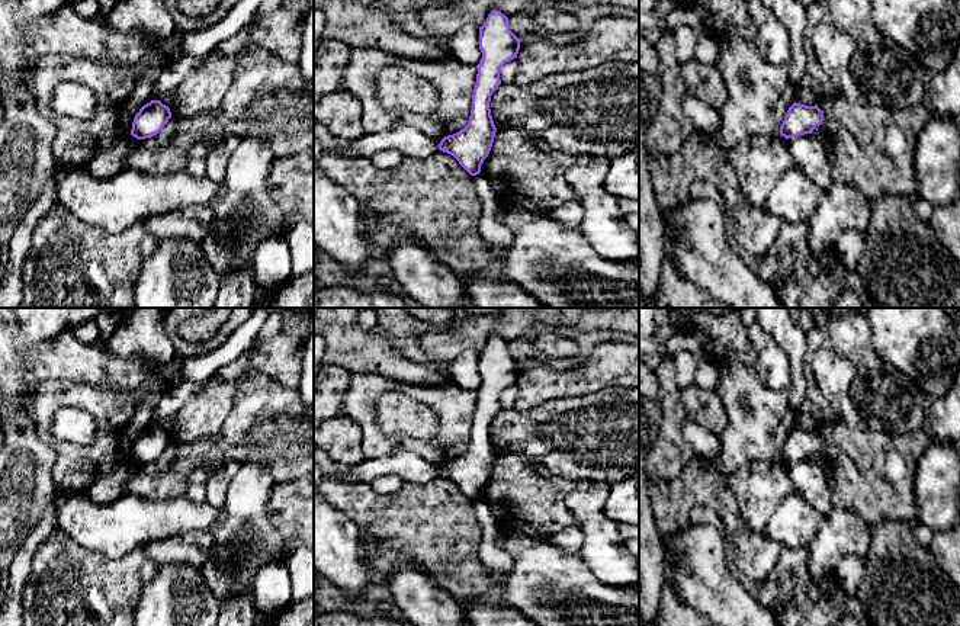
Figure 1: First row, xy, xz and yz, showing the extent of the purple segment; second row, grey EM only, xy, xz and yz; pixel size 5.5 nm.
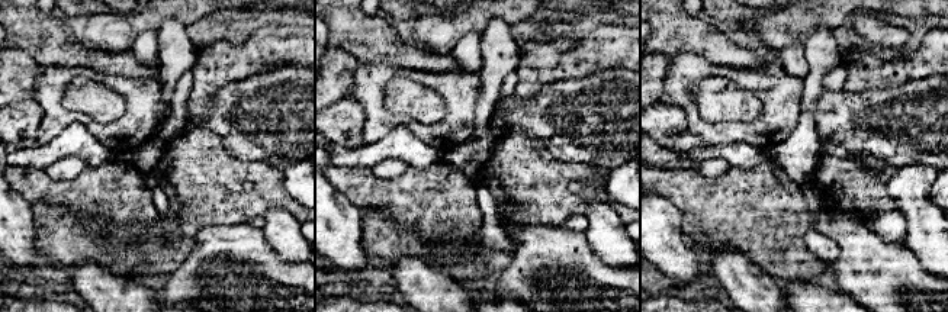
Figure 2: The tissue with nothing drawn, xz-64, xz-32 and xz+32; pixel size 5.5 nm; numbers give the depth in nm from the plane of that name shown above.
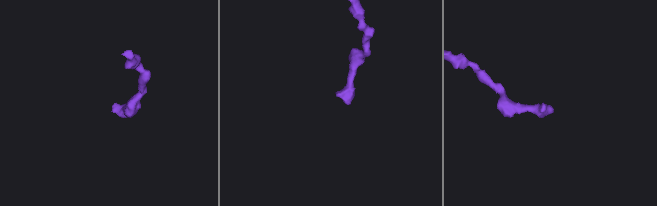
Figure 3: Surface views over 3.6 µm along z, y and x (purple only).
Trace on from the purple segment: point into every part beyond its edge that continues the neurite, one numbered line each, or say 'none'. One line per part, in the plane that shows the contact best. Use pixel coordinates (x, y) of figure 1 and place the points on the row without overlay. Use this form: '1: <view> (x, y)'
none

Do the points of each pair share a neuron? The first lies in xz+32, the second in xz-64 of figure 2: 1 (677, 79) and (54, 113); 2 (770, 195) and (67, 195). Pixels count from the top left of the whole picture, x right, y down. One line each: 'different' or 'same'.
1: same
2: same

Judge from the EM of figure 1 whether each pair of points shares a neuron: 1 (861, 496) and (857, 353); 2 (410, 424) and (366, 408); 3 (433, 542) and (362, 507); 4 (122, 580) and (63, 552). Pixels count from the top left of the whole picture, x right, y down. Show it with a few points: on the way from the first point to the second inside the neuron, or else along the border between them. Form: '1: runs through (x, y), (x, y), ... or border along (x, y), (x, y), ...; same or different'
1: border along (848, 359), (857, 376); different
2: border along (391, 389), (378, 400), (376, 424), (401, 436); different
3: runs through (416, 525), (407, 519), (379, 516); same
4: runs through (108, 580), (90, 580), (77, 567); same

